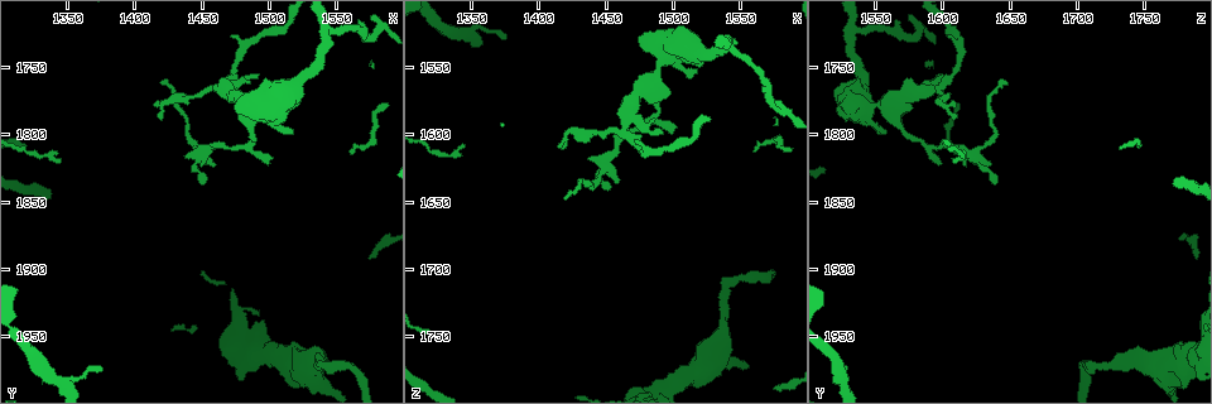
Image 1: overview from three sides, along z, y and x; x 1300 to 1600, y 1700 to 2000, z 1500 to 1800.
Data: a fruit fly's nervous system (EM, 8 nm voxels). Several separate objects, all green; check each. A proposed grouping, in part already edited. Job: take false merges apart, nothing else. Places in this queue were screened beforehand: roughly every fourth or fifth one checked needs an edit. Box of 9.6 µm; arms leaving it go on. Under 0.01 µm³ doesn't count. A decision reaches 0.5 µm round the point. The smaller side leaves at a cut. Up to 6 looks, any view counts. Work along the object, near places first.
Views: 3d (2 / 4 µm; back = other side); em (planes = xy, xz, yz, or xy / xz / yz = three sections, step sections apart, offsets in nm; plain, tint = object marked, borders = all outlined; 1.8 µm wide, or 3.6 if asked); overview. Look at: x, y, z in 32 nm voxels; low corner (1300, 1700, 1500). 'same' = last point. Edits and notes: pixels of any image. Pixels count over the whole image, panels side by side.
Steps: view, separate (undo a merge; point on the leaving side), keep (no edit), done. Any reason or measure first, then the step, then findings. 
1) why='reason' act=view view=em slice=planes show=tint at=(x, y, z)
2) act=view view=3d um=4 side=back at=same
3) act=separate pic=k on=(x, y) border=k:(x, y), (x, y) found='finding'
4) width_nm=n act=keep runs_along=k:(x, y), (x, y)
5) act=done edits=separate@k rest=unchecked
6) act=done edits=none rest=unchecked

why='calibre changes' act=view view=3d um=2 at=(1464, 1768, 1594)

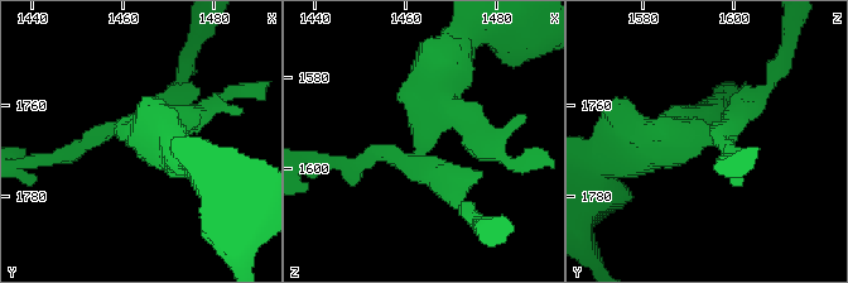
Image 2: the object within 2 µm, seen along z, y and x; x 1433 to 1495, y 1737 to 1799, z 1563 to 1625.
act=view view=em slice=planes show=plain at=(1462, 1766, 1597)

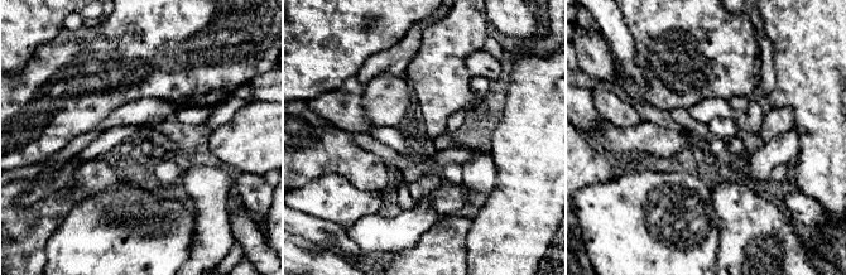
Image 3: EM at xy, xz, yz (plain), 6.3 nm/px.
why='where the object lies' act=view view=em slice=planes show=tint at=same

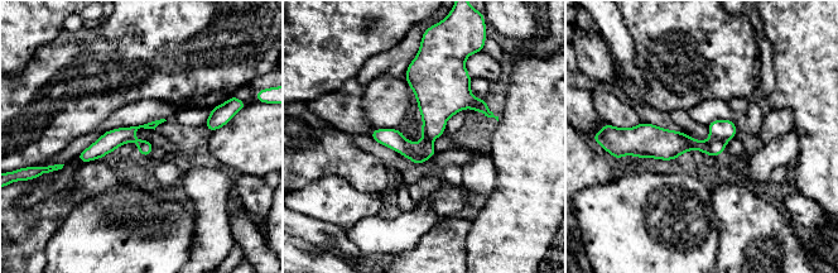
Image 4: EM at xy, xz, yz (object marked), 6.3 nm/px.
act=separate pic=4 on=(394, 139) found='a second neuron is stuck on'

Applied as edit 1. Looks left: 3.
why='a narrow waist' act=view view=em slice=planes show=borders at=(1448, 1816, 1626)

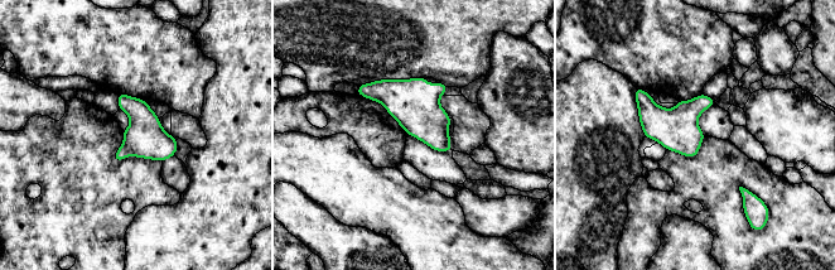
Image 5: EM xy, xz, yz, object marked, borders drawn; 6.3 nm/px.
width_nm=260 act=keep found='one neuron here'

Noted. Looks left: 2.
act=done edits=separate@4 rest=unchecked

